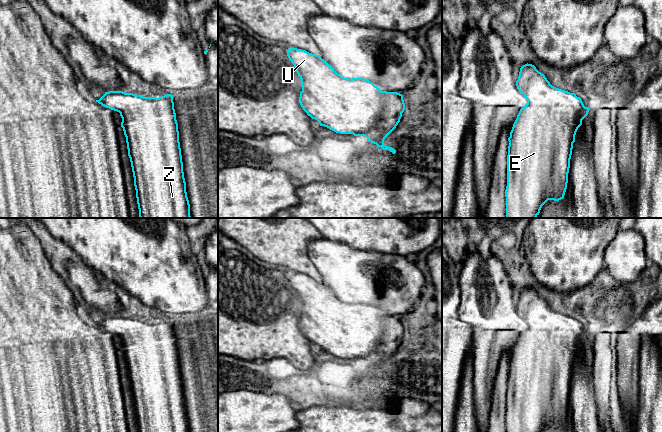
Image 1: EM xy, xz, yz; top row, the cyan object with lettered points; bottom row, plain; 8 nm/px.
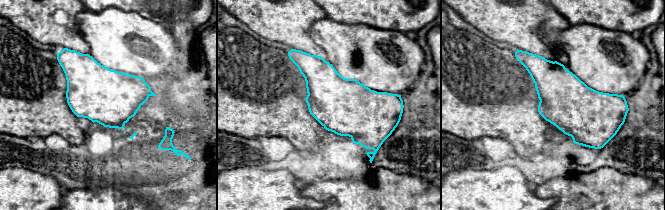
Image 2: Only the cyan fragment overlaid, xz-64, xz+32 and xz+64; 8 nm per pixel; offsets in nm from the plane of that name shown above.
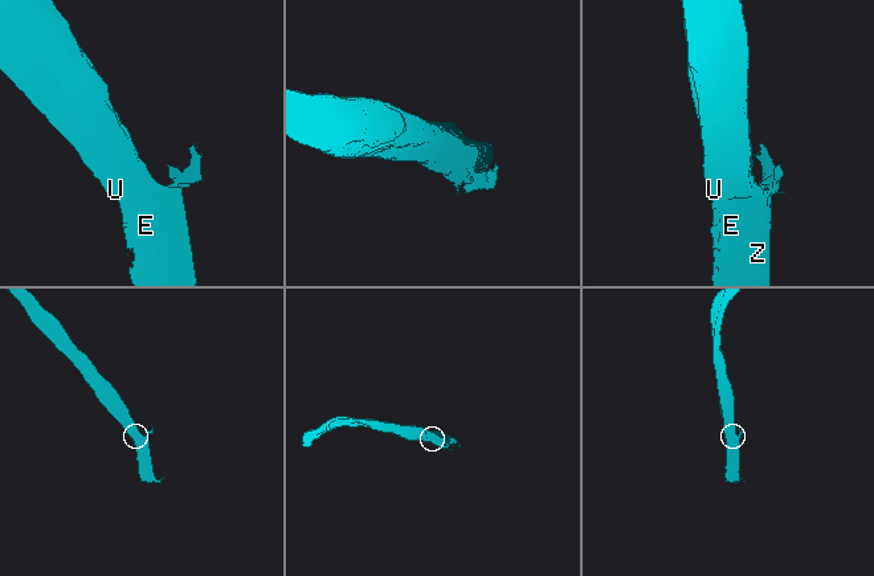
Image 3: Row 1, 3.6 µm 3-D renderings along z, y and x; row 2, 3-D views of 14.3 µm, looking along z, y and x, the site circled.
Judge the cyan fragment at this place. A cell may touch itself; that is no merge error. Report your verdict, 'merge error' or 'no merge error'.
no merge error

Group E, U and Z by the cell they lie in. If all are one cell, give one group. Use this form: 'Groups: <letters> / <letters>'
Groups: E U Z

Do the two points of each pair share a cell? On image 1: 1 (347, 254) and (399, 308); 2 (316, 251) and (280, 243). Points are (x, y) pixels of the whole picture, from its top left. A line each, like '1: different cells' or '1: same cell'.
1: same cell
2: different cells

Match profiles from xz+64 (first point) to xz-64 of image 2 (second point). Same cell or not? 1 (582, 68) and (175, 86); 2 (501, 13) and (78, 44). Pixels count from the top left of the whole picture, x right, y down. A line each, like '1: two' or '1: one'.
1: two
2: one

